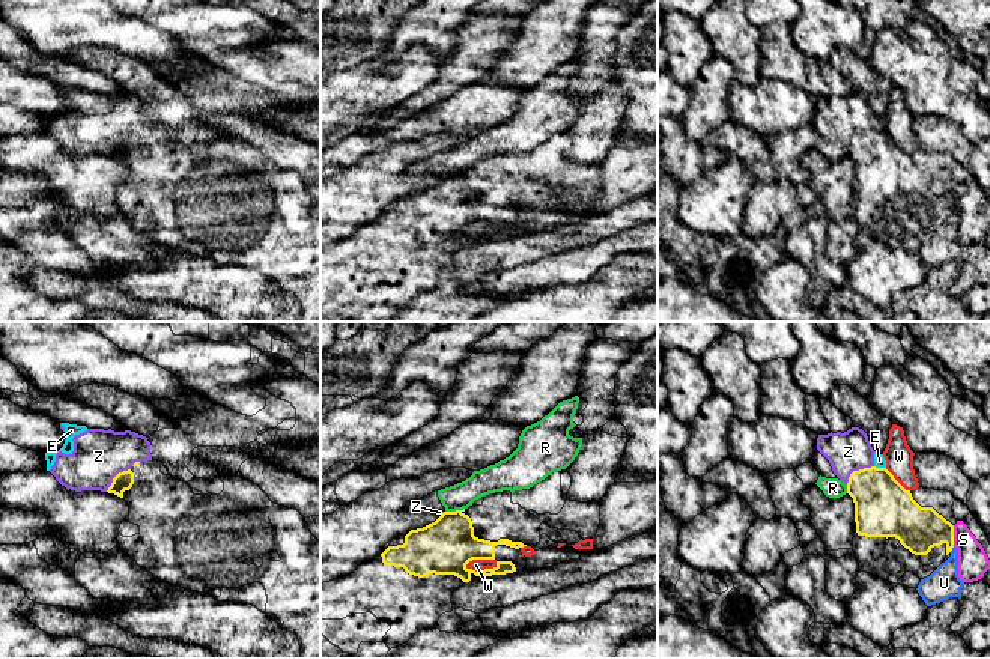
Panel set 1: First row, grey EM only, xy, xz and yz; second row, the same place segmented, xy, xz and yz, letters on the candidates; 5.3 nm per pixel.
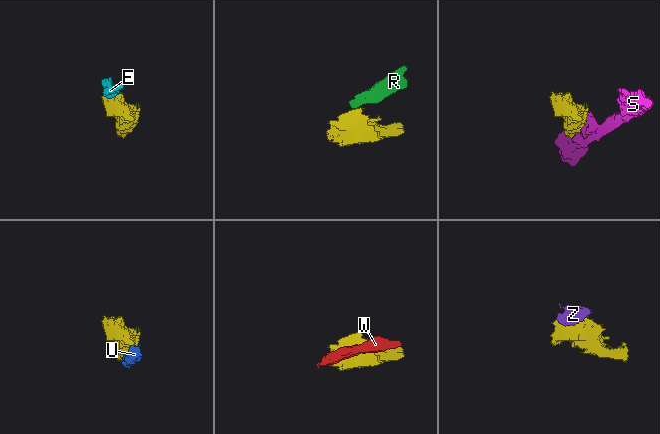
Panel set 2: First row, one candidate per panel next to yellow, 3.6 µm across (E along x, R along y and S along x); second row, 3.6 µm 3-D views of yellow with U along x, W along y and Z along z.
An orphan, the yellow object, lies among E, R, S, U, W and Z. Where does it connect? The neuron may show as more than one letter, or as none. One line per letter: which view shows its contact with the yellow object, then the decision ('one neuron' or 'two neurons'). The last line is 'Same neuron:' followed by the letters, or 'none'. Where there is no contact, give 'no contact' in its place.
E: meets yellow in yz; two neurons
R: meets yellow in xz; two neurons
S: meets yellow in yz; two neurons
U: meets yellow in yz; two neurons
W: meets yellow in xz; two neurons
Z: meets yellow in yz; two neurons
Same neuron: none

